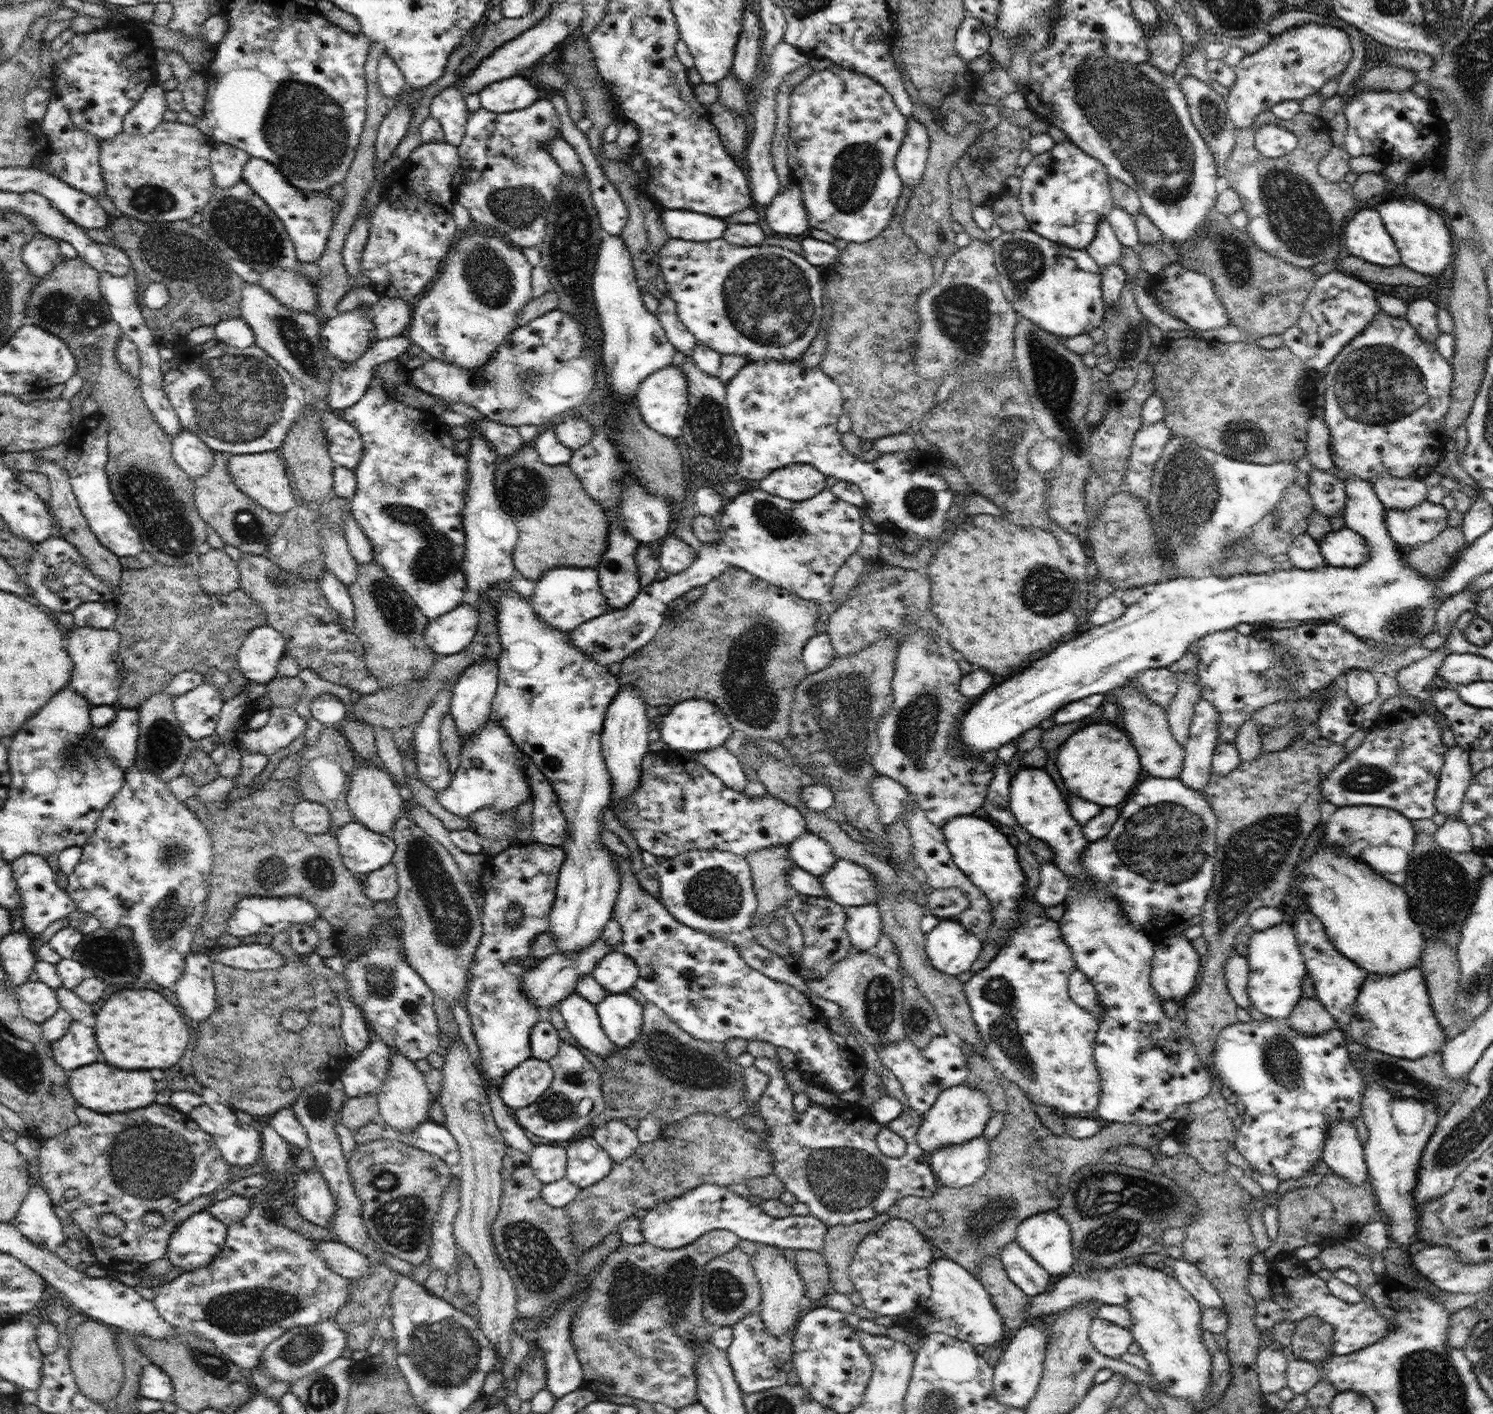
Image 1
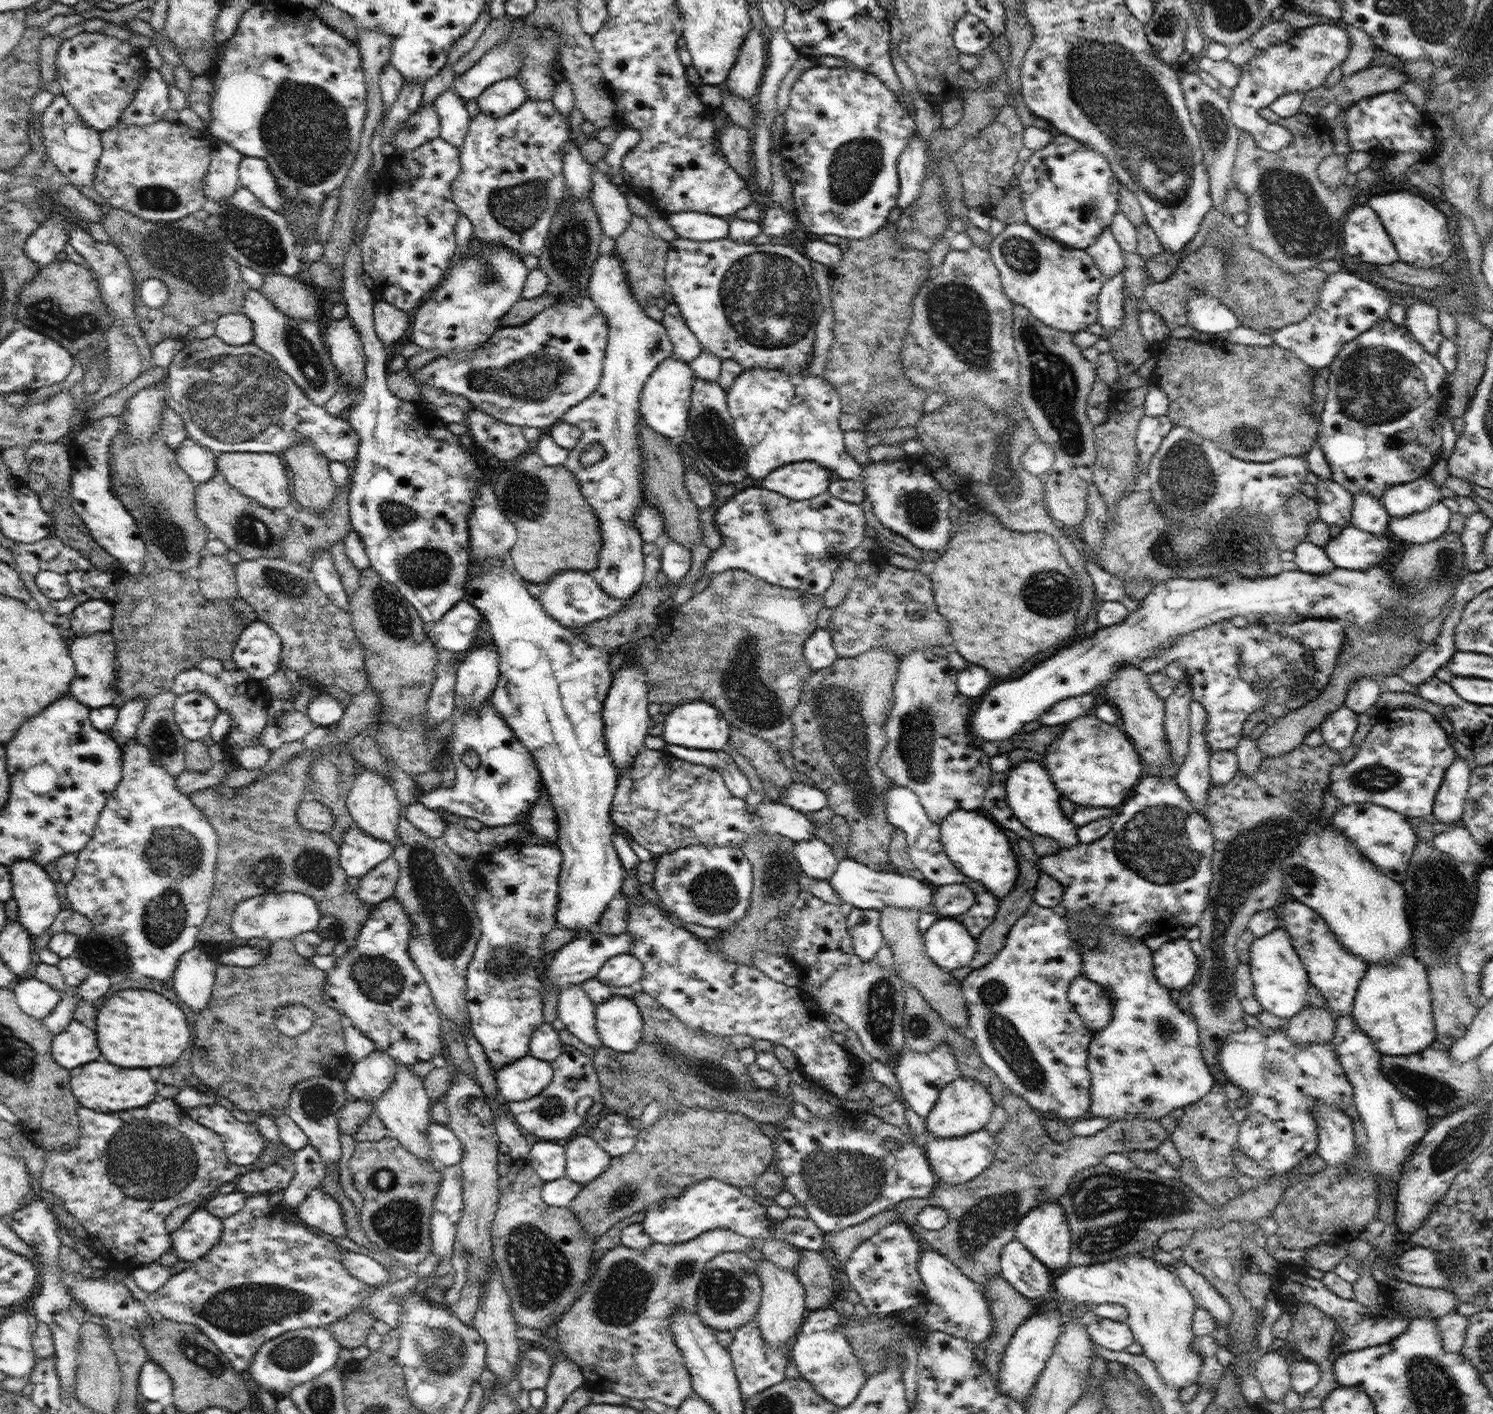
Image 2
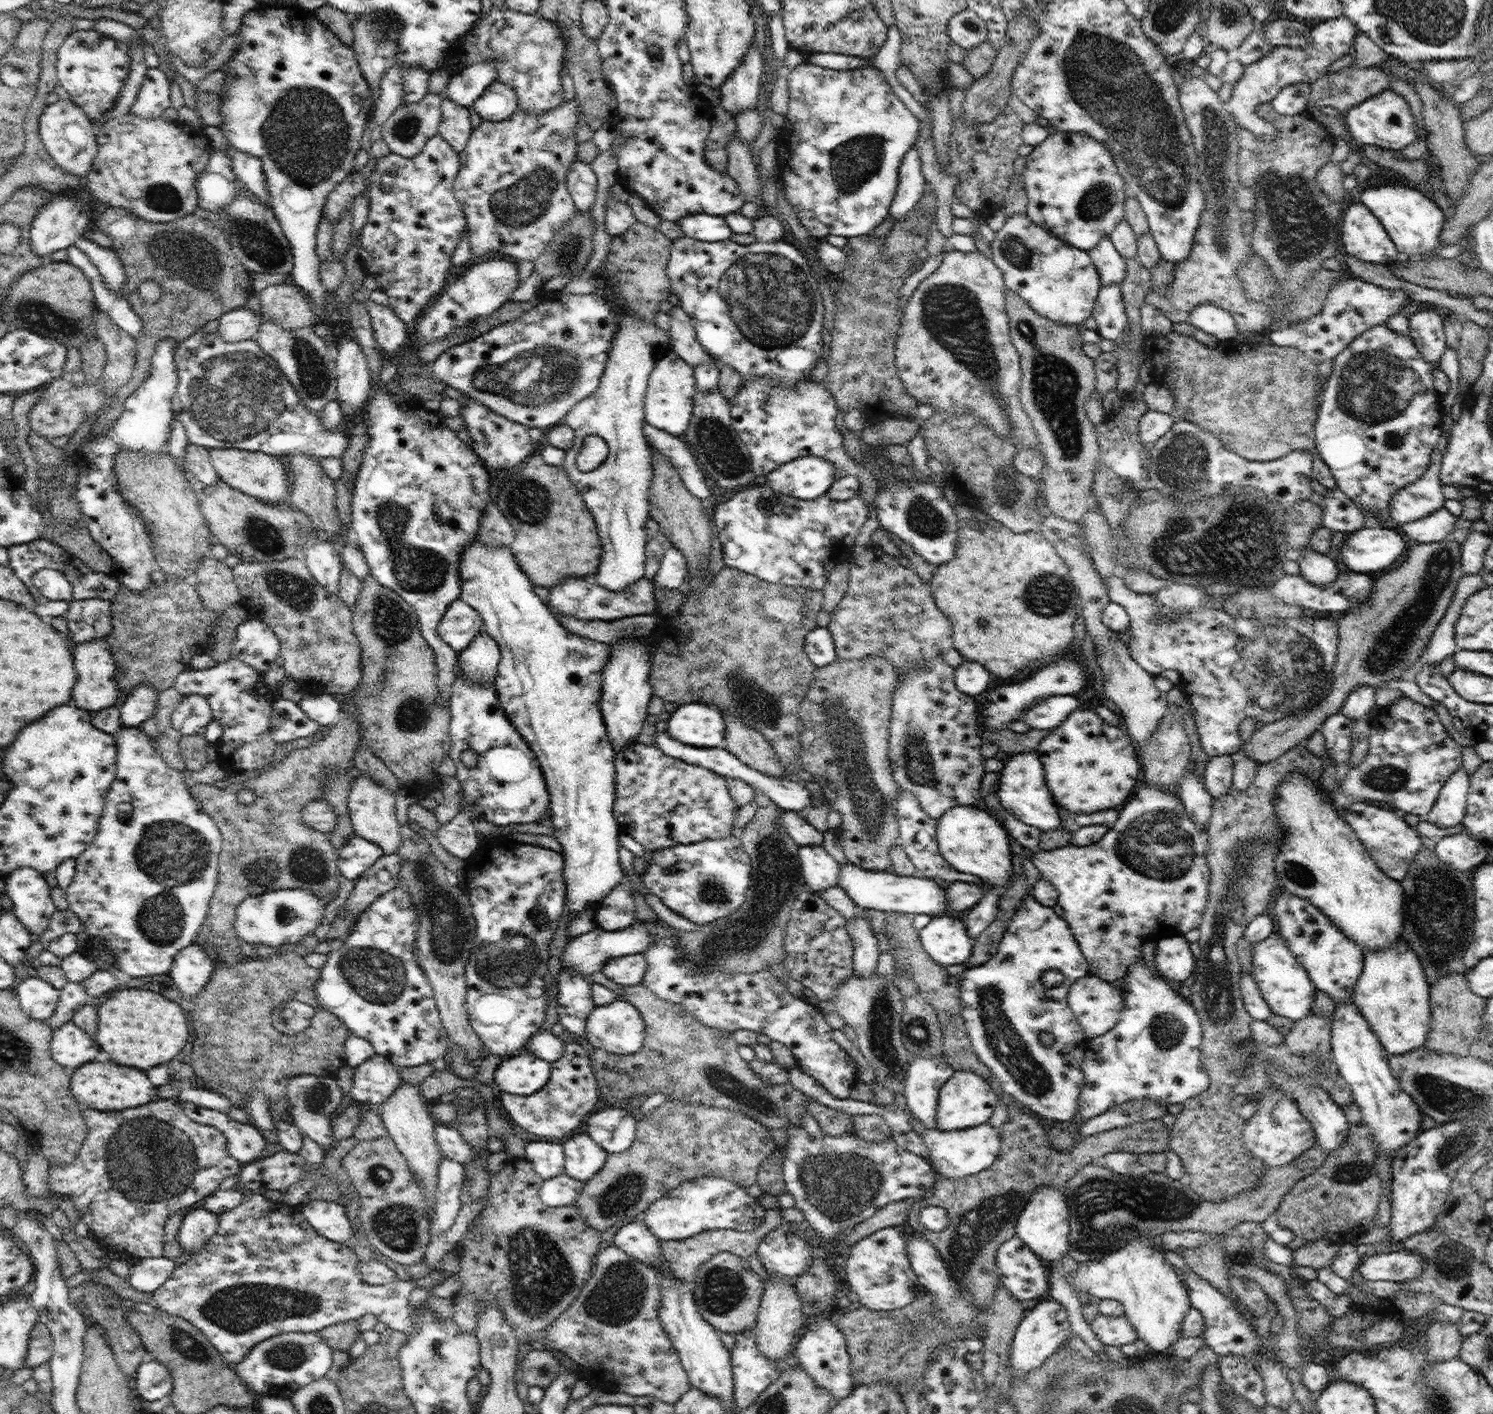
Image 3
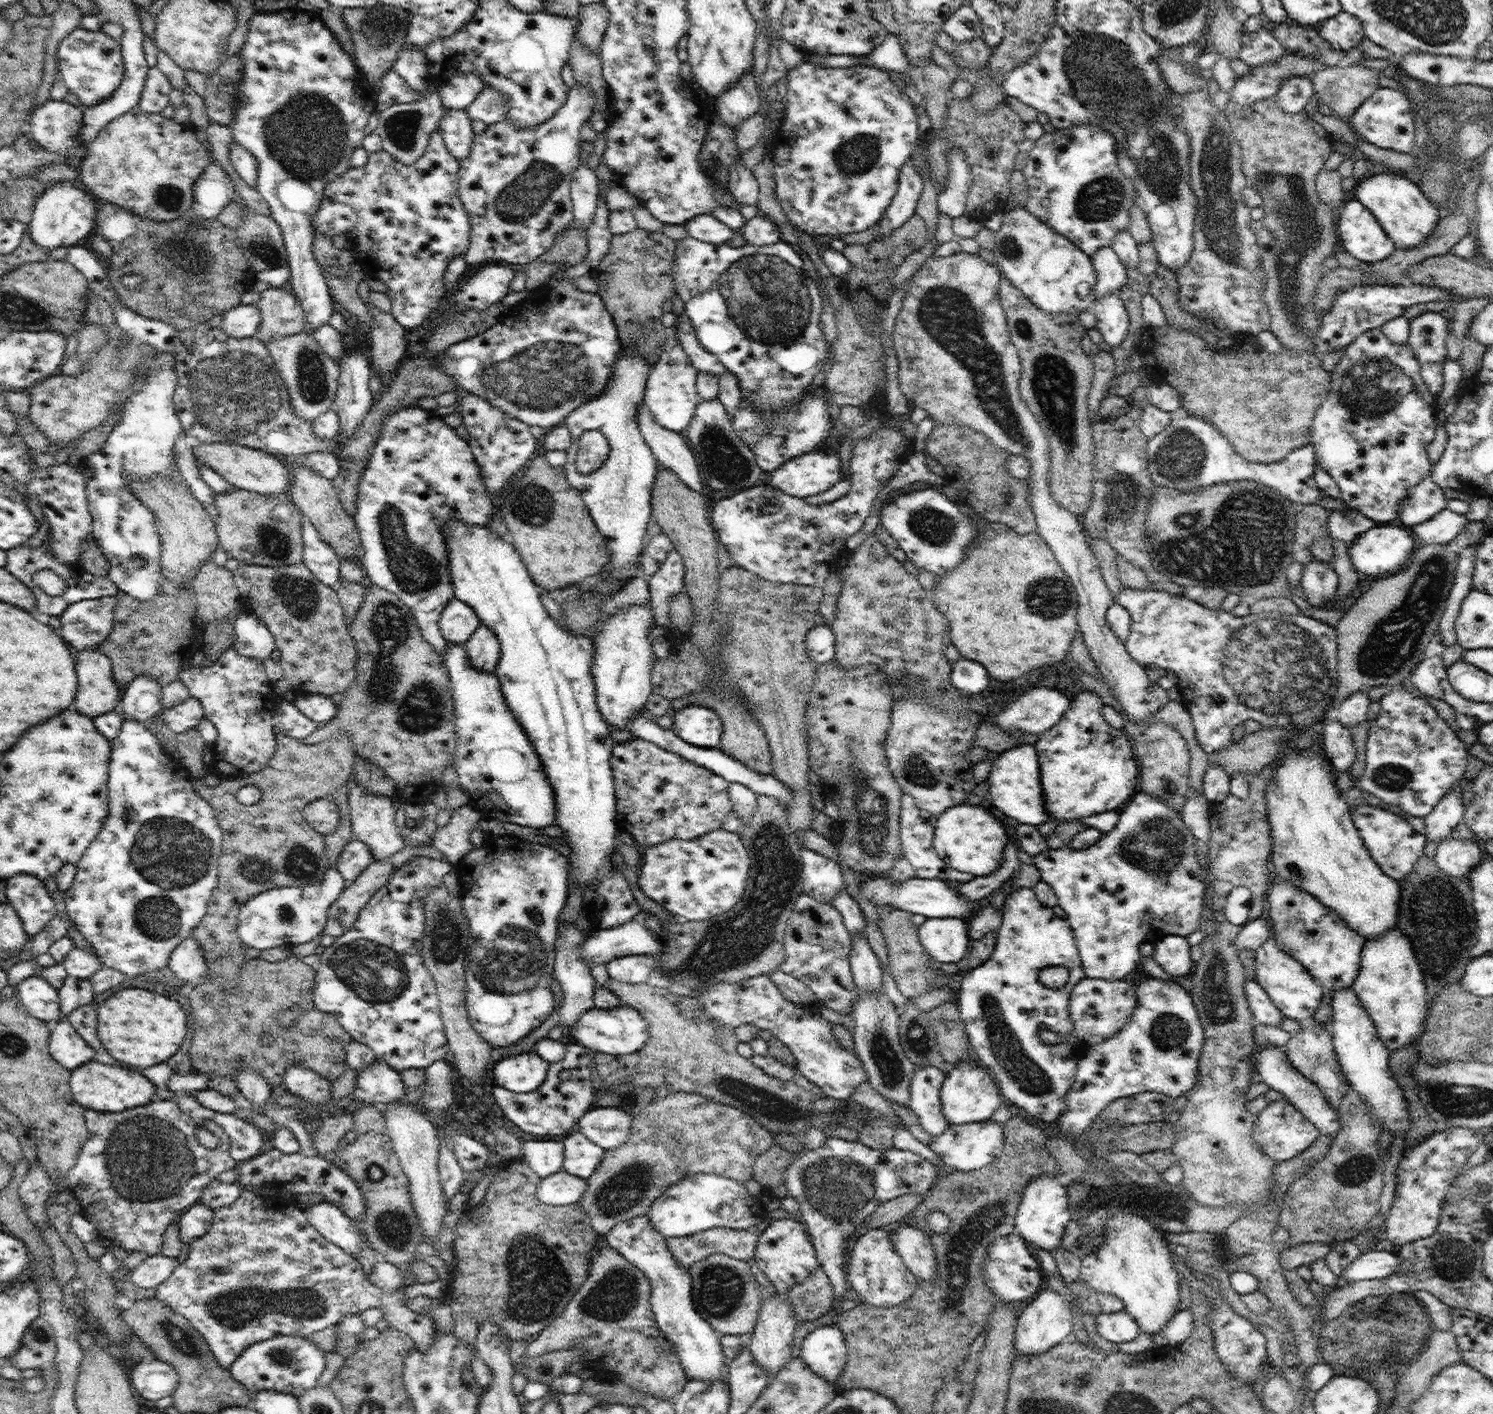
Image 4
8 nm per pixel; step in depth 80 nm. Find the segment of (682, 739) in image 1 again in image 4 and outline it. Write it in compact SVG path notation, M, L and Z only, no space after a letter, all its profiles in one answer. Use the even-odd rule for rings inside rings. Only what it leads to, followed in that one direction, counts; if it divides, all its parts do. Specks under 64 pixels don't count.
M688 705L676 713L673 721L672 732L688 745L710 749L720 747L723 724L712 709Z

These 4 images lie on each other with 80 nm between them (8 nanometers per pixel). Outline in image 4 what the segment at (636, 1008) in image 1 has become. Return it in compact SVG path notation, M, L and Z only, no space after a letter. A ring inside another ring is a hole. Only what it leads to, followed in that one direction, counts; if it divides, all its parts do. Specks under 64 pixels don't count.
M628 1005L616 1008L591 1008L583 1013L578 1022L565 1028L566 1039L585 1046L591 1053L598 1051L613 1055L627 1055L640 1050L649 1037L649 1026L645 1018Z

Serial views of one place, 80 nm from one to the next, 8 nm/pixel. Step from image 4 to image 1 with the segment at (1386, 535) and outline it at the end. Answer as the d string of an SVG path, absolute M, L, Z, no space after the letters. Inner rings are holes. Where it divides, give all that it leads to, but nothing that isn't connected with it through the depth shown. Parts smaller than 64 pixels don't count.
M1345 526L1325 534L1319 545L1328 566L1354 568L1366 562L1370 554L1365 538Z

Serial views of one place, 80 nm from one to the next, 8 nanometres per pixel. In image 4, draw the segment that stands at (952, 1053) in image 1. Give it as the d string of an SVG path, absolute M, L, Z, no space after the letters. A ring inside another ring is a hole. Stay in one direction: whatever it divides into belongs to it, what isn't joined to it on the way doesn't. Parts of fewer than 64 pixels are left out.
M932 1065L915 1067L909 1088L909 1106L930 1135L942 1134L950 1126L943 1115L940 1098L945 1073Z

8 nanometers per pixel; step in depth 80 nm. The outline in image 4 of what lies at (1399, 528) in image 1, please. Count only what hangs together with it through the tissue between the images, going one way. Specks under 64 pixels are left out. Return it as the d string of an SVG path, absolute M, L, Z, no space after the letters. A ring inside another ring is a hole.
M1445 509L1426 522L1414 525L1409 530L1414 532L1418 538L1426 540L1427 543L1448 545L1458 536L1468 521L1470 520L1464 515Z

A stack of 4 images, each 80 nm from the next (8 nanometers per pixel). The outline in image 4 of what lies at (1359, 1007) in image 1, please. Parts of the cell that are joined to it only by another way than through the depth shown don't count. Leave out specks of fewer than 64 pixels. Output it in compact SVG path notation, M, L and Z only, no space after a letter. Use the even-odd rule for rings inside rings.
M1398 925L1382 936L1366 939L1361 952L1360 970L1352 989L1370 1015L1377 1035L1387 1049L1398 1050L1421 1038L1429 1014L1426 982L1414 944Z

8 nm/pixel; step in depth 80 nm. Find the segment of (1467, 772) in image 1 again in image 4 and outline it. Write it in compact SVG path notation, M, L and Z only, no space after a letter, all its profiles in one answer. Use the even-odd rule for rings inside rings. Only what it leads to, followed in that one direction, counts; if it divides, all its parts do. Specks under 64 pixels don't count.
M1465 777L1456 784L1456 788L1448 791L1445 797L1434 806L1428 816L1423 818L1426 826L1425 838L1440 846L1444 840L1450 840L1450 833L1459 826L1465 815L1465 806L1462 804L1462 792L1468 783Z

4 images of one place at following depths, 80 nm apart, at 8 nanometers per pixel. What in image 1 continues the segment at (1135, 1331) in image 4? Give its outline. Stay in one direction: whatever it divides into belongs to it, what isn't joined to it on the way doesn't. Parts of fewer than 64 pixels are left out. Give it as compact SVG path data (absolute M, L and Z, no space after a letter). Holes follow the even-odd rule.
M1096 1315L1090 1325L1089 1340L1102 1354L1113 1359L1124 1356L1128 1352L1128 1346L1134 1342L1131 1330Z

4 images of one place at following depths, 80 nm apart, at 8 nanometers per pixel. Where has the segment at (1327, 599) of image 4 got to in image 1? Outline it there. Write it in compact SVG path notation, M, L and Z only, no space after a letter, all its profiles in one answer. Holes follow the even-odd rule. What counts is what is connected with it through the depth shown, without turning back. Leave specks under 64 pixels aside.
M1307 532L1290 543L1287 555L1293 566L1302 570L1314 570L1327 565L1320 552L1319 542Z

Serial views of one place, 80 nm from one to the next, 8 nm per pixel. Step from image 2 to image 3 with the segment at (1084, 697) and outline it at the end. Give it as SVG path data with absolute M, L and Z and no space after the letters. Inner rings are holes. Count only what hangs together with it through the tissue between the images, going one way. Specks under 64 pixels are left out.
M1073 695L1049 696L1026 710L1018 722L1023 722L1032 730L1051 730L1058 727L1078 707L1082 707L1082 701Z

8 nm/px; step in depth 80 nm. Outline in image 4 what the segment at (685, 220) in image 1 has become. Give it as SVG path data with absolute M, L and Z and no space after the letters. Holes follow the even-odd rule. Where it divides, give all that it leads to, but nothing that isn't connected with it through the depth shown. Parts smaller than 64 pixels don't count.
M712 213L694 216L685 228L689 236L708 244L725 244L732 238L734 230L723 224Z

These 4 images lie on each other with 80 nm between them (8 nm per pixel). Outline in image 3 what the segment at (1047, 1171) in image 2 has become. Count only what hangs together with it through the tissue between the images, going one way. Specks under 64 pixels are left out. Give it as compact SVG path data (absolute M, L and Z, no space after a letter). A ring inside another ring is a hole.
M1015 1099L1012 1104L1007 1105L1007 1121L1000 1128L1000 1152L992 1166L986 1168L978 1174L963 1176L962 1178L946 1178L939 1176L934 1184L934 1188L927 1192L927 1195L919 1201L910 1203L910 1212L905 1226L908 1230L918 1236L927 1238L936 1248L936 1251L942 1256L945 1267L948 1268L951 1276L960 1284L961 1289L968 1291L973 1296L973 1303L977 1304L977 1311L982 1314L988 1304L991 1303L994 1291L999 1287L998 1272L996 1268L996 1254L1000 1245L1015 1235L1016 1222L1023 1210L1023 1204L1028 1203L1030 1195L1035 1189L1056 1187L1063 1190L1067 1181L1069 1181L1081 1168L1092 1160L1106 1156L1111 1152L1133 1152L1140 1154L1143 1152L1156 1153L1168 1150L1170 1140L1170 1127L1164 1125L1162 1119L1154 1119L1144 1122L1133 1122L1120 1128L1111 1128L1110 1130L1089 1136L1076 1136L1076 1142L1071 1148L1071 1152L1056 1150L1048 1141L1046 1136L1045 1123L1038 1116L1028 1114L1024 1105L1018 1104ZM926 1206L938 1206L944 1208L949 1217L949 1226L940 1232L934 1232L926 1229L920 1223L920 1212Z

